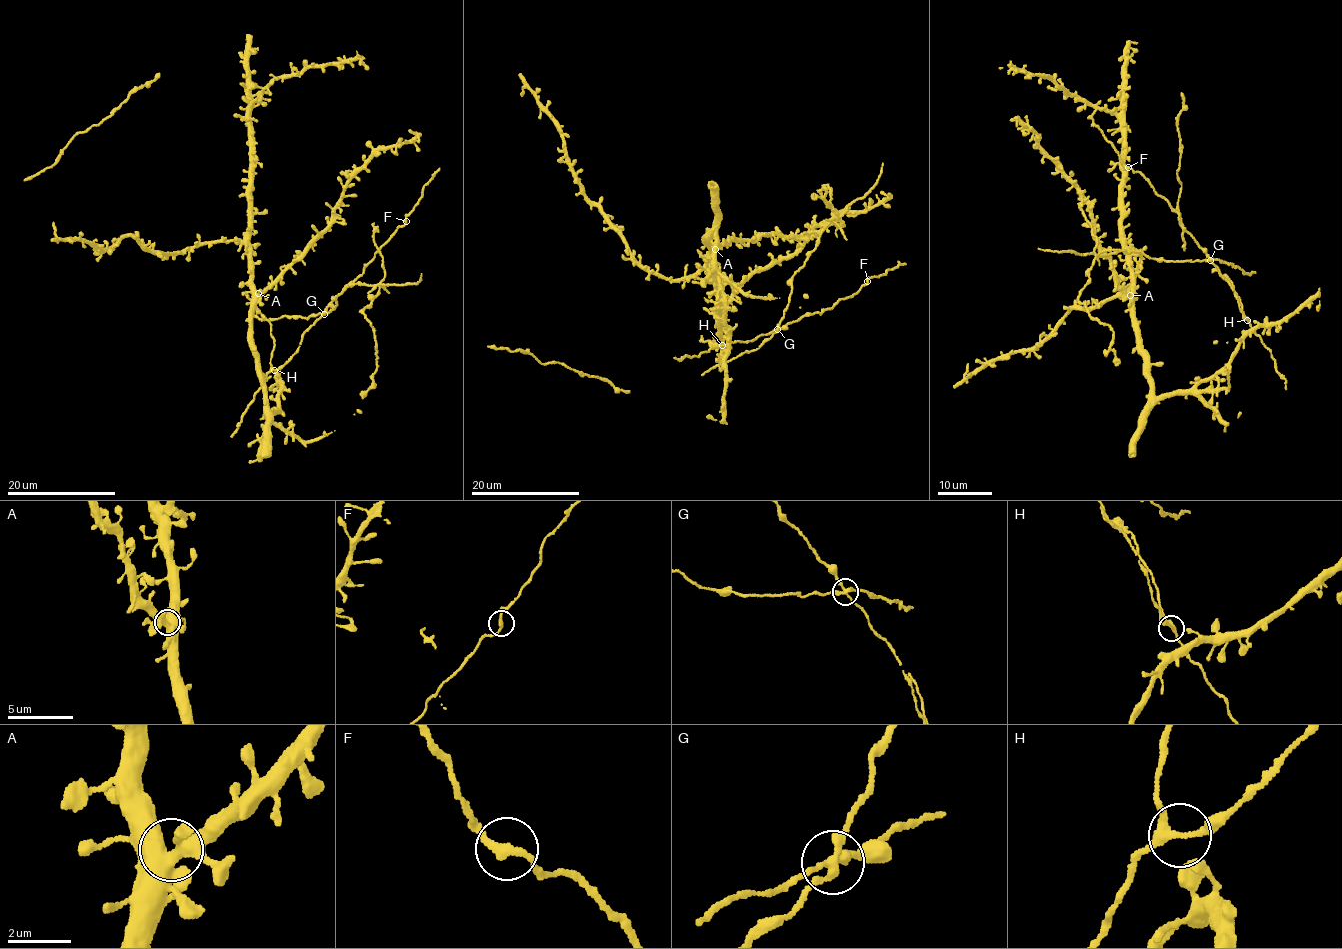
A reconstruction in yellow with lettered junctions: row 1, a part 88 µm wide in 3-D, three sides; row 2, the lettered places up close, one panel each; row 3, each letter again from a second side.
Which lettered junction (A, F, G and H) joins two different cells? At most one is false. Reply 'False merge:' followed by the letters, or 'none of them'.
False merge: G

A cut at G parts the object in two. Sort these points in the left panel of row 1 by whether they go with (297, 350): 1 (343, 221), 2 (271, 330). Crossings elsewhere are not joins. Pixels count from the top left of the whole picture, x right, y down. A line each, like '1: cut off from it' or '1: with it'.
1: with it
2: with it

